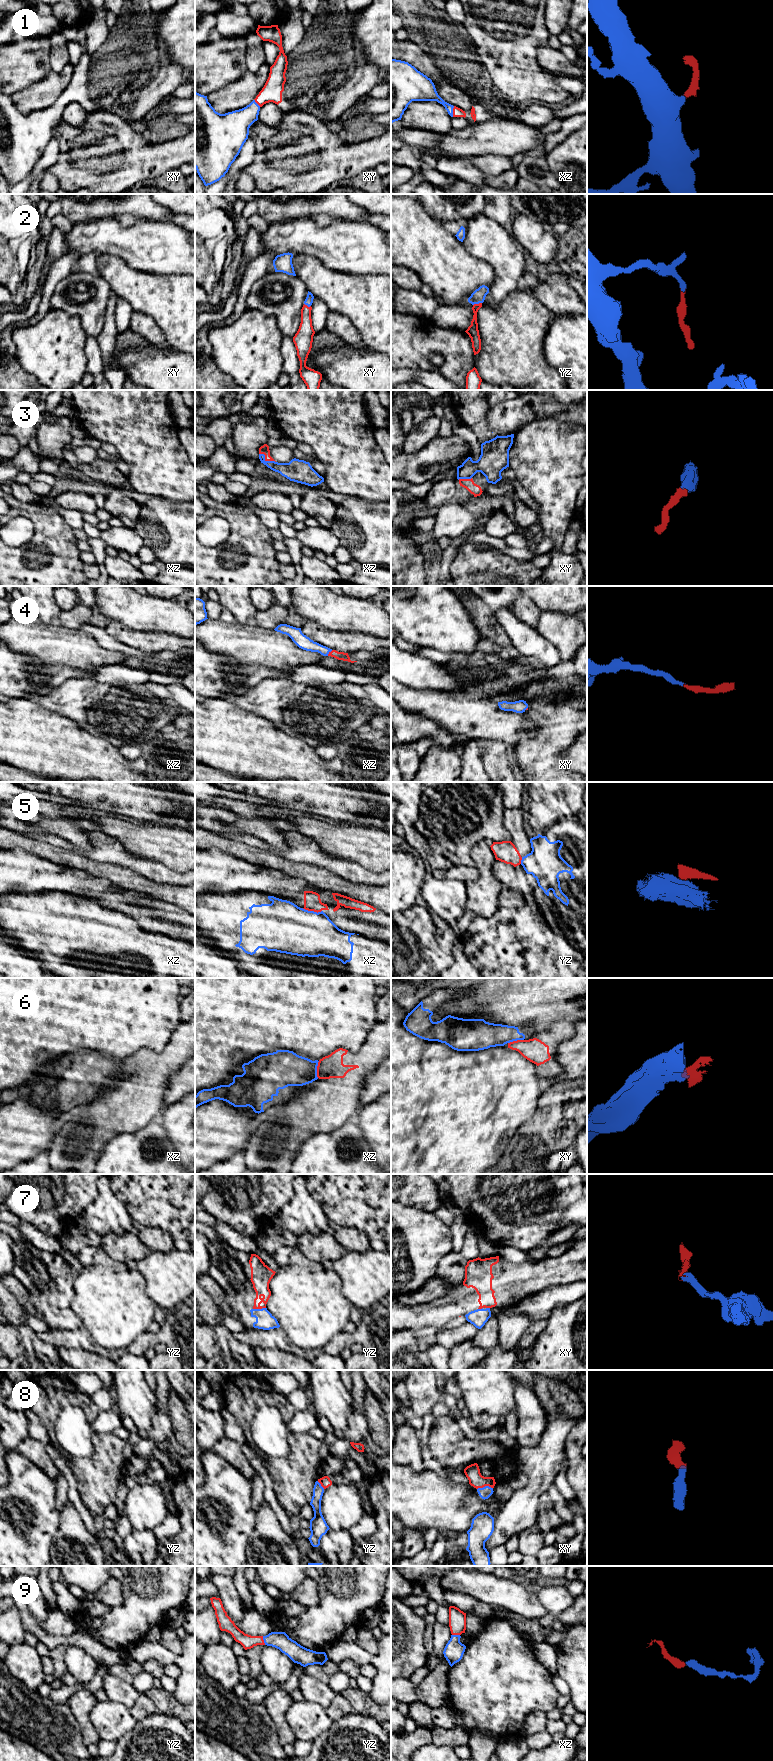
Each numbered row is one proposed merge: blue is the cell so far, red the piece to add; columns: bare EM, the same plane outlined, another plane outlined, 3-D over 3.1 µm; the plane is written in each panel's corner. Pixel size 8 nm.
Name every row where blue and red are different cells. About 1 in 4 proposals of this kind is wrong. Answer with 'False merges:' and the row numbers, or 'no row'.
False merges: 5, 6, 7

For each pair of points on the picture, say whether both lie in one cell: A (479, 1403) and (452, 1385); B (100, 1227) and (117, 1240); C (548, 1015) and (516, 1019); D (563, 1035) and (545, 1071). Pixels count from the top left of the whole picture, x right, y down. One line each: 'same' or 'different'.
A: different
B: different
C: same
D: same

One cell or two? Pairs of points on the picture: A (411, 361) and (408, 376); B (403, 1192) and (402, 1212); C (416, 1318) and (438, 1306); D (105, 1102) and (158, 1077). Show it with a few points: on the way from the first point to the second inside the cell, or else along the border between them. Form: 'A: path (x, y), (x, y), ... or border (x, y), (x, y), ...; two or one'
A: border (401, 368), (433, 371); two
B: border (401, 1203), (403, 1204); two
C: path (421, 1316), (429, 1315), (433, 1311); one
D: path (118, 1102), (129, 1102), (145, 1086); one

